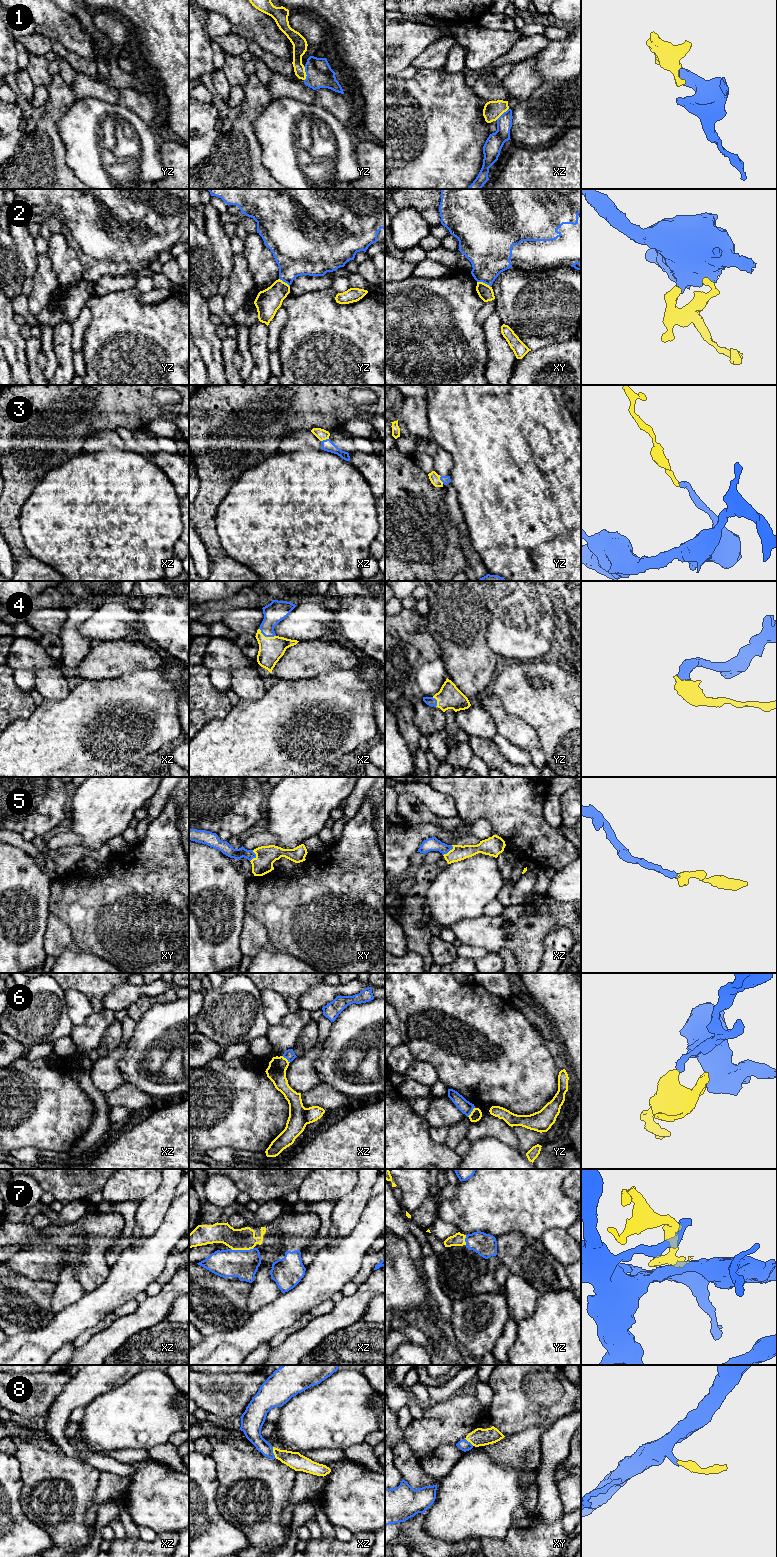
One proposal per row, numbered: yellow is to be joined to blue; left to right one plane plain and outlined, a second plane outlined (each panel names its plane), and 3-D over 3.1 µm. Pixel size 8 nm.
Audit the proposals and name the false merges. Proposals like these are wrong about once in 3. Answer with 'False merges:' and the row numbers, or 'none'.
False merges: 2, 6, 8

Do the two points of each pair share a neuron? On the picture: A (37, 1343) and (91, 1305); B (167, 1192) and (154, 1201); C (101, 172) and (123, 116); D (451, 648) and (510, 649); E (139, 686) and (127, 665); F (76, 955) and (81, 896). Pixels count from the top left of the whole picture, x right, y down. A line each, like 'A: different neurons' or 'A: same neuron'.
A: same neuron
B: same neuron
C: same neuron
D: different neurons
E: different neurons
F: different neurons

